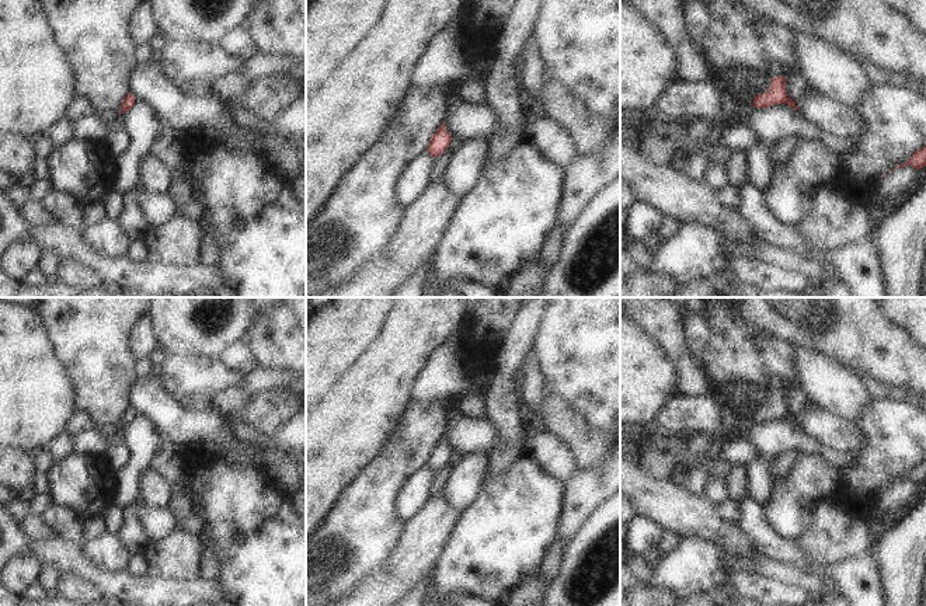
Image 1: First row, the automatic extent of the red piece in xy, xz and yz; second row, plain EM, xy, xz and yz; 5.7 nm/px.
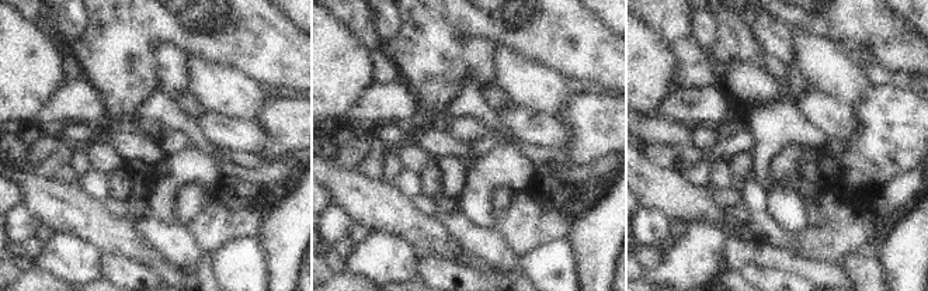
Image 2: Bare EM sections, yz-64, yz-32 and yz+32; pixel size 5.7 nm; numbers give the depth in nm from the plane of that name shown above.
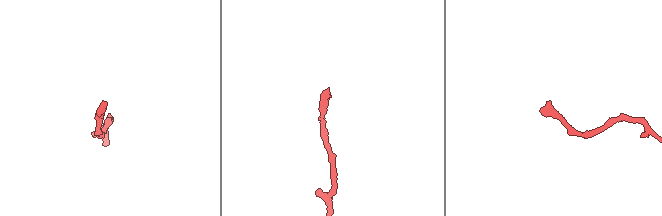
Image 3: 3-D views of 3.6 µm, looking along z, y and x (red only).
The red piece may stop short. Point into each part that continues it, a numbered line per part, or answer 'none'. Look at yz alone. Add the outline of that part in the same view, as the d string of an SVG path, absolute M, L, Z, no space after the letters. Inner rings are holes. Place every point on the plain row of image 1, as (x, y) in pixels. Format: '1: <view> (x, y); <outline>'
1: yz (775, 383); M769 370L767 380L769 380L769 390L772 393L783 389L781 380L777 373Z

